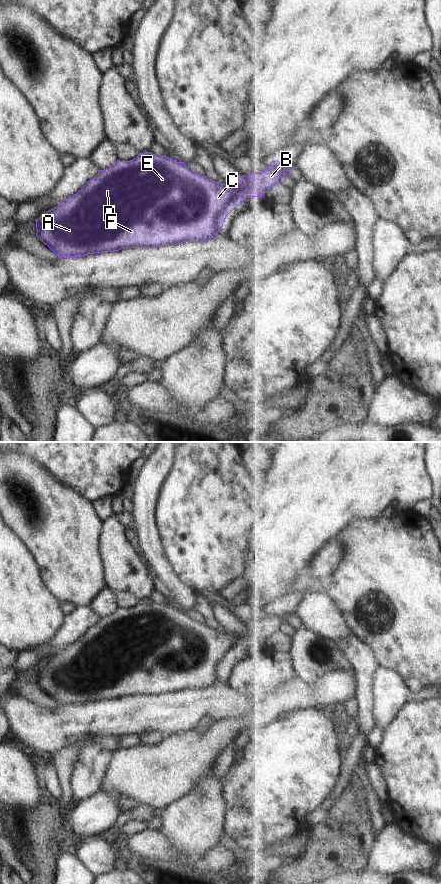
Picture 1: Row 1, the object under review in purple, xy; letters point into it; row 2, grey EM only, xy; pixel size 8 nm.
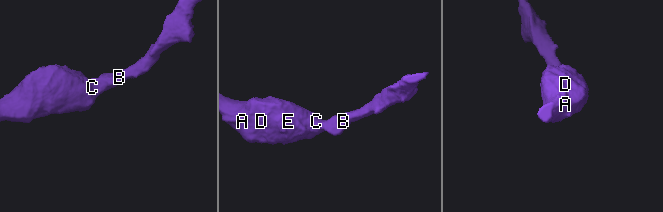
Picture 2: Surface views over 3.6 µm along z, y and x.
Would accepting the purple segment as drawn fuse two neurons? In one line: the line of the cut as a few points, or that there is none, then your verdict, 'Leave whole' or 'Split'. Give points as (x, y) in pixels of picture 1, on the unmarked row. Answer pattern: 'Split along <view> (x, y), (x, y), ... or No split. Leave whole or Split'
No split. Leave whole

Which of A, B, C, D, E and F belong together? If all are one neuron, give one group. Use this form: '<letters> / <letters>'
A B C D E F

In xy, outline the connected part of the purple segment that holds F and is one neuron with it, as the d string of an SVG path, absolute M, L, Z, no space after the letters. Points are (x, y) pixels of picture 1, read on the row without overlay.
M150 600L139 601L130 609L119 609L89 628L73 644L48 659L36 669L36 684L58 705L83 705L87 702L119 699L124 696L158 696L183 690L202 690L211 687L227 663L241 650L251 645L263 645L274 633L290 626L294 614L283 614L273 609L262 621L232 627L227 633L218 631L189 619L184 610L156 604Z

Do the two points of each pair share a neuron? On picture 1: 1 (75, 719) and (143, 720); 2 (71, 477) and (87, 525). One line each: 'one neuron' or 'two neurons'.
1: one neuron
2: two neurons

